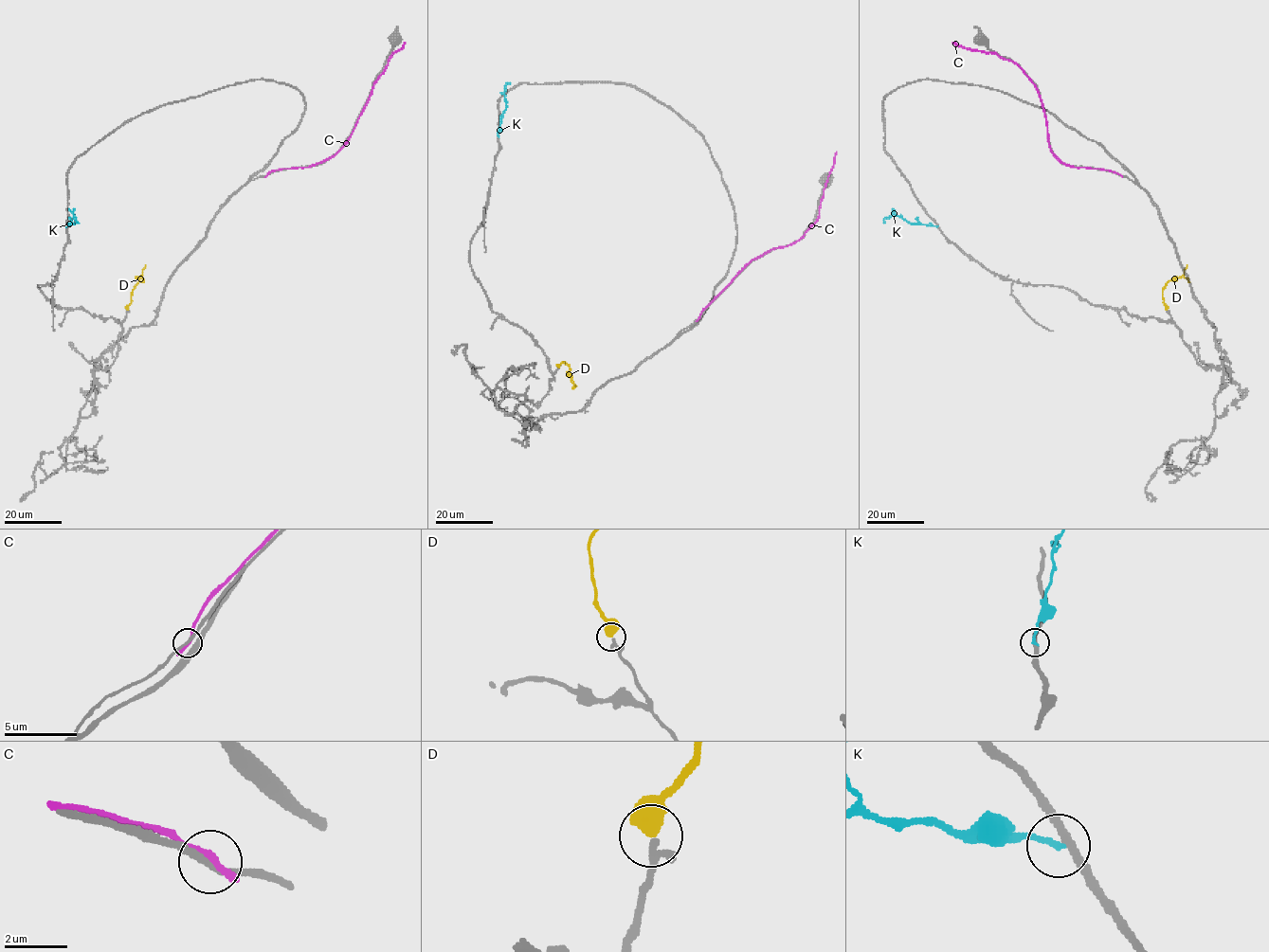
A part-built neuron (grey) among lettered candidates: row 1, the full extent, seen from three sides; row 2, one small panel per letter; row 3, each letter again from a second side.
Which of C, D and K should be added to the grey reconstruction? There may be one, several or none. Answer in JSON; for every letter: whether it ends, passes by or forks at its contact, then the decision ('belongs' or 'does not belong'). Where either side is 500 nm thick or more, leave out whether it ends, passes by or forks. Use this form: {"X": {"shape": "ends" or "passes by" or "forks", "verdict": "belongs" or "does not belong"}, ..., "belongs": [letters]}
{"C": {"shape": "ends", "verdict": "does not belong"}, "D": {"verdict": "belongs"}, "K": {"shape": "ends", "verdict": "does not belong"}, "belongs": ["D"]}

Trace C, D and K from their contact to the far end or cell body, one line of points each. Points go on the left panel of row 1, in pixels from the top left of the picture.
C: (266, 175), (271, 170), (311, 167), (332, 157), (347, 141), (373, 84), (392, 53), (406, 43)
D: (127, 309), (132, 290), (145, 264)
K: (66, 226), (75, 222), (74, 215), (79, 223)

